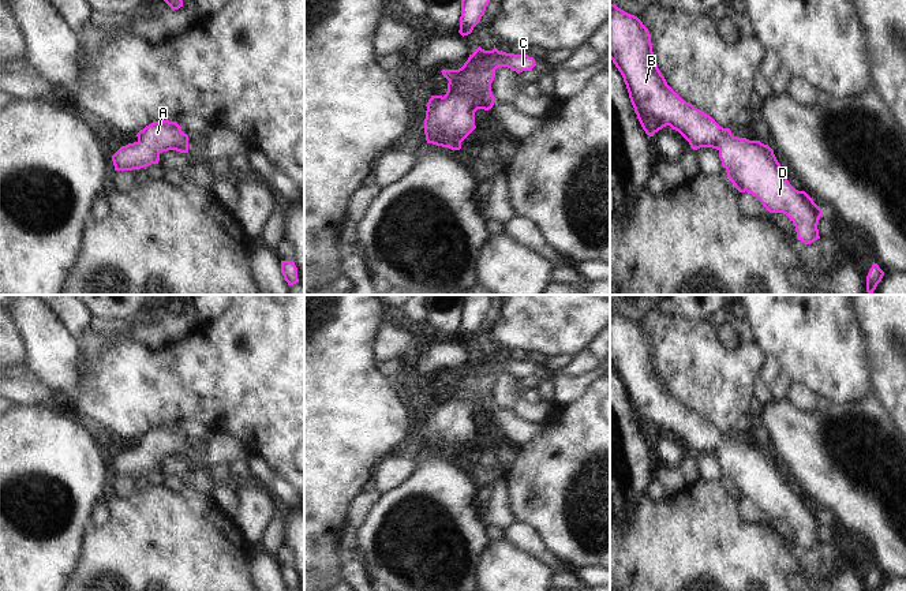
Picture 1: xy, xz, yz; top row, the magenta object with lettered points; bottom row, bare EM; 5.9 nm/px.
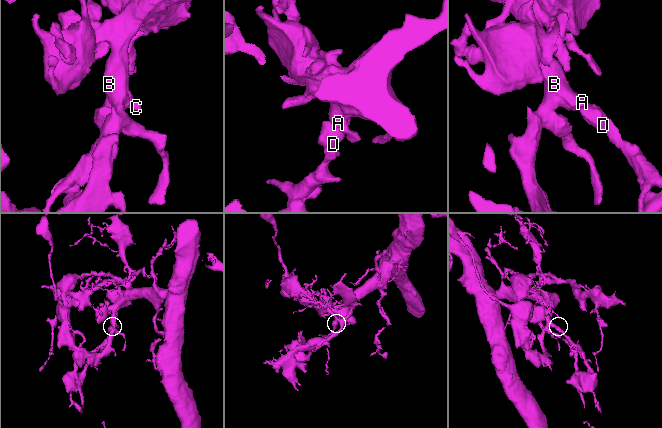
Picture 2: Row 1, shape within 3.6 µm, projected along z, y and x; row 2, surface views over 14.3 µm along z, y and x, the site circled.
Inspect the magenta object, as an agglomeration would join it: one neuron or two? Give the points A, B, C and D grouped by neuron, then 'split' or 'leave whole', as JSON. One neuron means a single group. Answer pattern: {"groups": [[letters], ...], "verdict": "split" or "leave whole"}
{"groups": [["A", "B", "C", "D"]], "verdict": "leave whole"}

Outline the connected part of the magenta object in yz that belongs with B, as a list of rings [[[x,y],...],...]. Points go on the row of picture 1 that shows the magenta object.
[[[610,4],[610,59],[621,72],[630,102],[647,135],[666,126],[678,131],[693,150],[712,147],[719,152],[727,177],[740,192],[750,192],[770,213],[783,213],[794,224],[797,239],[810,244],[820,239],[817,224],[823,214],[820,206],[805,192],[795,190],[787,180],[774,150],[760,141],[734,136],[730,128],[720,127],[710,115],[682,100],[666,82],[654,60],[651,35],[643,22],[615,4]]]

